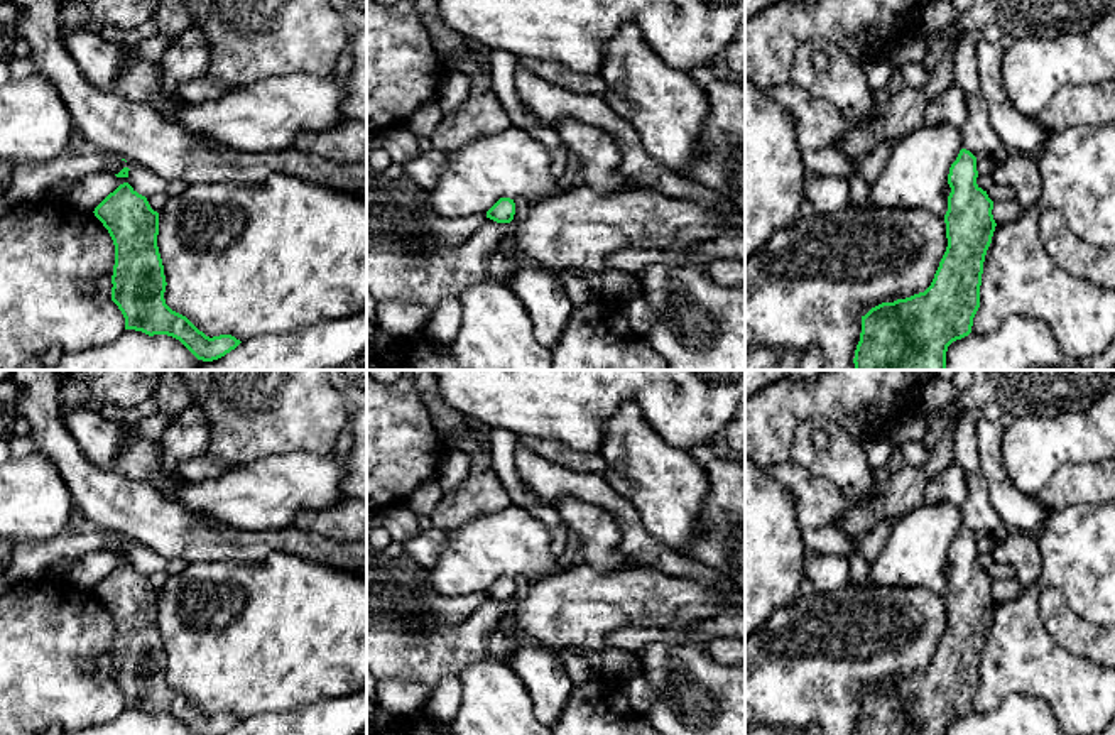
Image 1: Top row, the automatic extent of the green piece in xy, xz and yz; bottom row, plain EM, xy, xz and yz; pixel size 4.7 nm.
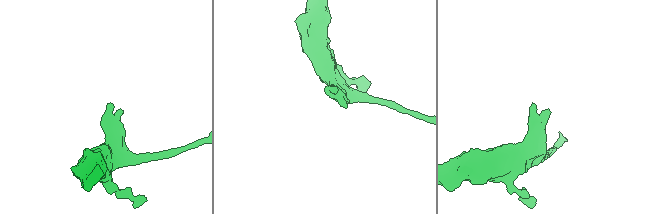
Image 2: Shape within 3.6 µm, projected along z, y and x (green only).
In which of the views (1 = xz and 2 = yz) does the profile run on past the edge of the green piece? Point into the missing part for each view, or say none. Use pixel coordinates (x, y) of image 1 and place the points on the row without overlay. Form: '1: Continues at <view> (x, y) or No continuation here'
1: No continuation here
2: No continuation here

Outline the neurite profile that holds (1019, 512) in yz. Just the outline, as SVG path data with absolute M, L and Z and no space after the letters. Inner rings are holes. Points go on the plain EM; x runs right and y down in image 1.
M976 419L976 451L980 475L987 483L990 504L1010 532L1036 536L1051 510L1041 505L1037 497L1025 495L1015 488L1004 466L1002 441L1004 426L1000 421Z

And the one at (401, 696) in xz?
M377 679L375 703L392 715L409 715L424 710L429 693L422 684L411 679Z

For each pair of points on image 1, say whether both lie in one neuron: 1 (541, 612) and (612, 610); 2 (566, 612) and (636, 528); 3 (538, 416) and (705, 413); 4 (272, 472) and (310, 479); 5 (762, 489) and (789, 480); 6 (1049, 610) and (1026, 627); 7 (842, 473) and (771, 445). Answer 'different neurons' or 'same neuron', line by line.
1: same neuron
2: different neurons
3: same neuron
4: same neuron
5: different neurons
6: different neurons
7: different neurons

